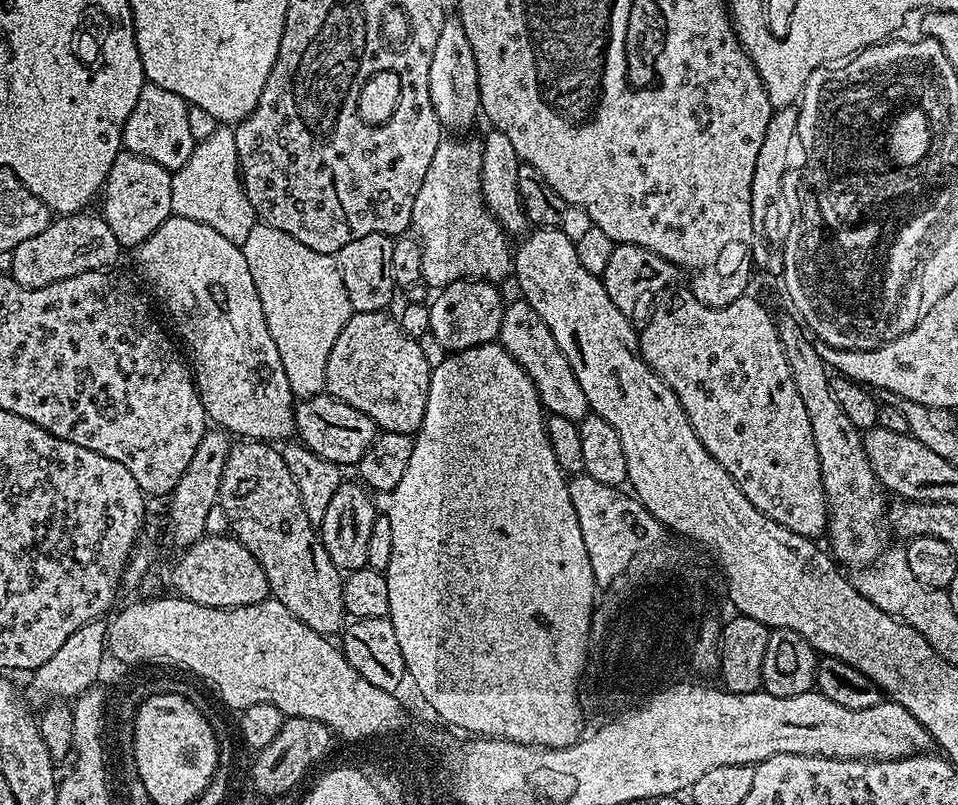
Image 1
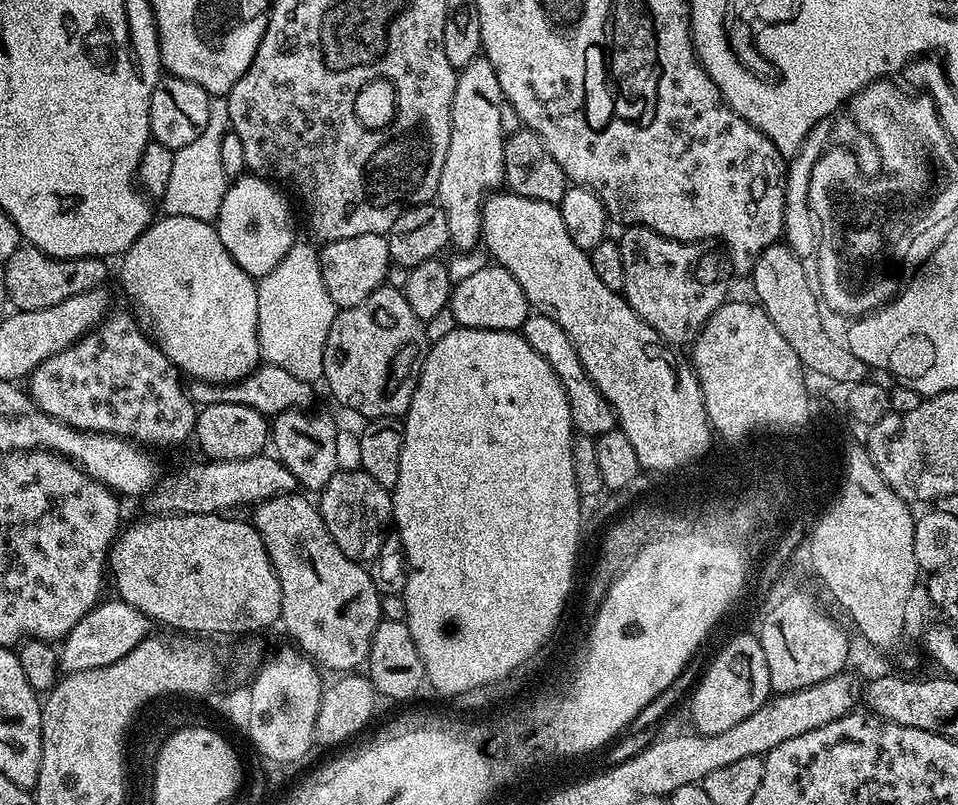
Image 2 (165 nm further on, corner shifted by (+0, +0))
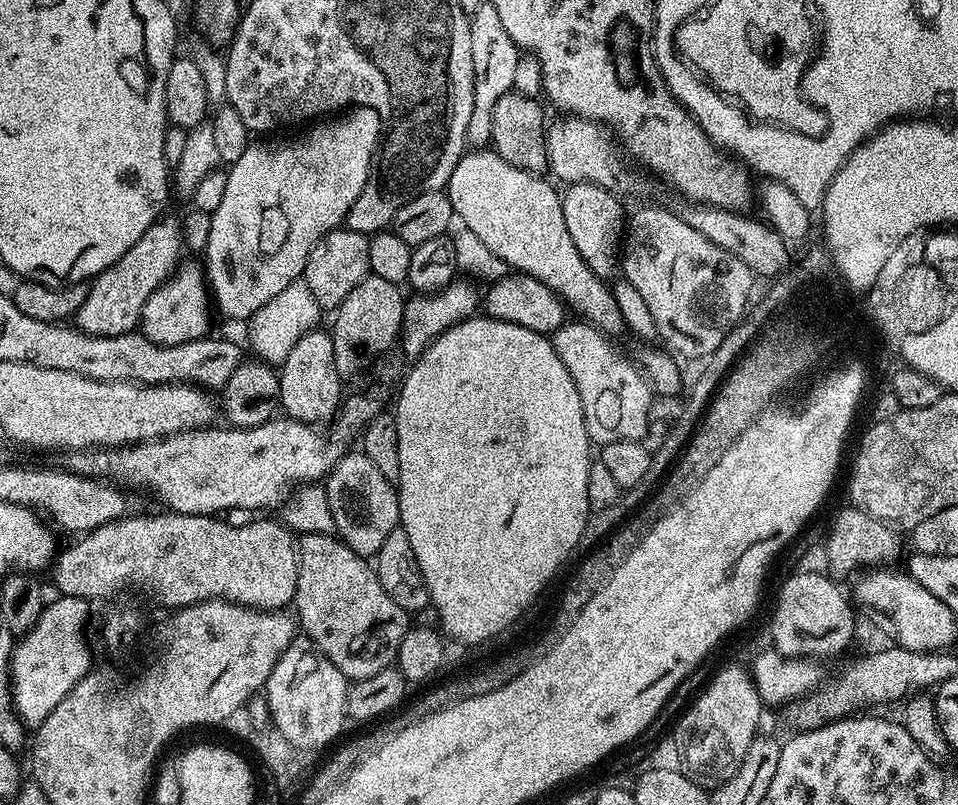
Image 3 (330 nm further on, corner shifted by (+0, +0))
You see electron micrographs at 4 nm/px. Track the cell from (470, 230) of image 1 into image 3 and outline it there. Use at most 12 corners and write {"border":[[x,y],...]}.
{"border":[[490,2],[470,13],[474,110],[466,138],[492,139],[494,105],[514,89],[522,50]]}

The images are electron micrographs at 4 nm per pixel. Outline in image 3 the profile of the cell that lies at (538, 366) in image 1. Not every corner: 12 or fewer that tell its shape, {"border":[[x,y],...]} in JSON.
{"border":[[576,318],[550,339],[593,445],[645,439],[654,389]]}

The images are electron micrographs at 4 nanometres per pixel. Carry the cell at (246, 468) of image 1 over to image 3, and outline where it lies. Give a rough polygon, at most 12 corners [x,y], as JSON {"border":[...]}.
{"border":[[335,535],[296,546],[299,631],[349,682],[389,667],[410,613]]}

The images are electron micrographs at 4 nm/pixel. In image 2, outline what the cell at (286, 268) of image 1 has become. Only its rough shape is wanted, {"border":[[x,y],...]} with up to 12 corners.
{"border":[[293,243],[256,293],[263,363],[323,381],[338,309]]}

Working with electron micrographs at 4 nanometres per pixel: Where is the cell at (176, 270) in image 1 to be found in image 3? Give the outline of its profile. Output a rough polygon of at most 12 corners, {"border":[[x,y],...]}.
{"border":[[181,263],[150,294],[138,328],[162,346],[209,335],[210,289]]}

